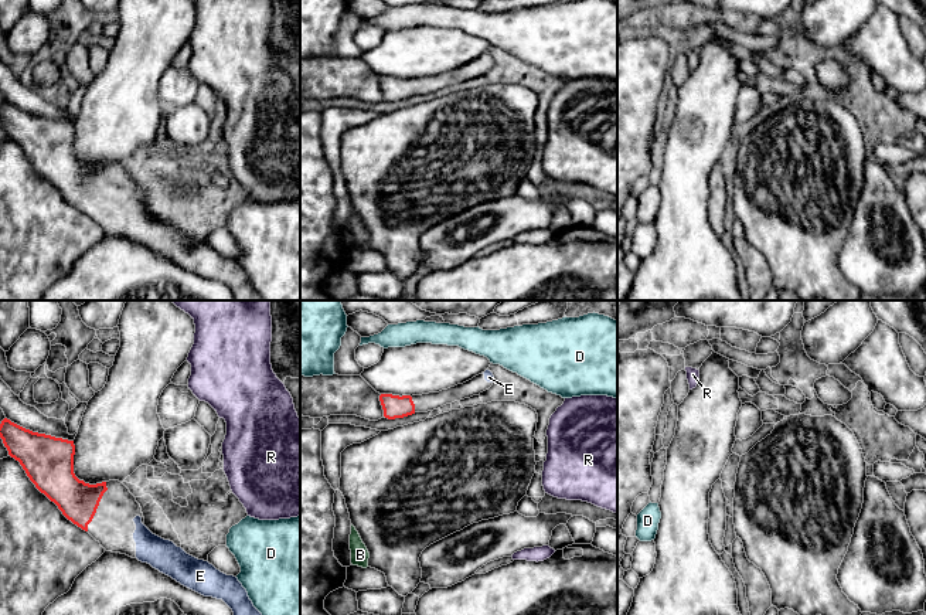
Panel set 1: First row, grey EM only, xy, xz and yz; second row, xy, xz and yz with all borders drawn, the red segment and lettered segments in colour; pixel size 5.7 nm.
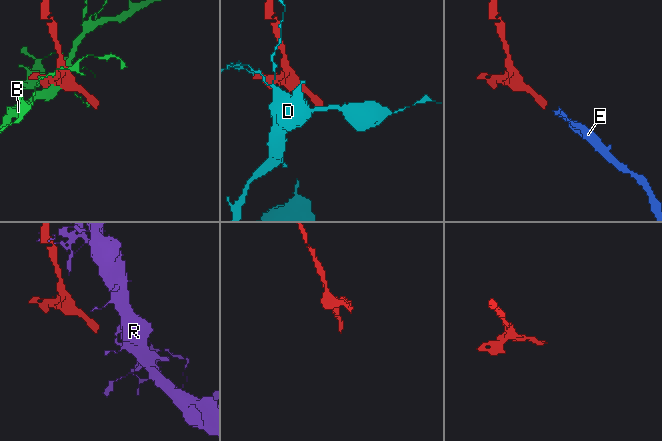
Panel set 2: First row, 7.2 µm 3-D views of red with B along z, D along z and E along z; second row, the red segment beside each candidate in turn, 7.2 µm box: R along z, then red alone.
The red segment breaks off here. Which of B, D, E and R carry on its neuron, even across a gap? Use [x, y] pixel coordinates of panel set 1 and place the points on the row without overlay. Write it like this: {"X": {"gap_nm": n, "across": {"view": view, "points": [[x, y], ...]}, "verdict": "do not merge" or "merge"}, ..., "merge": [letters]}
{"B": {"gap_nm": 650, "across": {"view": "xz", "points": [[388, 101], [351, 207]]}, "verdict": "do not merge"}, "D": {"gap_nm": 260, "across": {"view": "xz", "points": [[384, 77], [384, 30]]}, "verdict": "do not merge"}, "E": {"gap_nm": 220, "across": {"view": "xy", "points": [[98, 187], [133, 201]]}, "verdict": "merge"}, "R": {"gap_nm": 650, "across": {"view": "xy", "points": [[106, 170], [224, 153]]}, "verdict": "do not merge"}, "merge": ["E"]}

